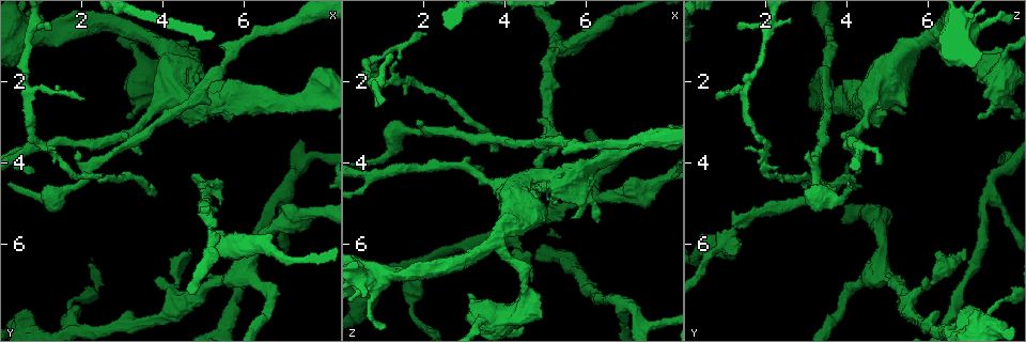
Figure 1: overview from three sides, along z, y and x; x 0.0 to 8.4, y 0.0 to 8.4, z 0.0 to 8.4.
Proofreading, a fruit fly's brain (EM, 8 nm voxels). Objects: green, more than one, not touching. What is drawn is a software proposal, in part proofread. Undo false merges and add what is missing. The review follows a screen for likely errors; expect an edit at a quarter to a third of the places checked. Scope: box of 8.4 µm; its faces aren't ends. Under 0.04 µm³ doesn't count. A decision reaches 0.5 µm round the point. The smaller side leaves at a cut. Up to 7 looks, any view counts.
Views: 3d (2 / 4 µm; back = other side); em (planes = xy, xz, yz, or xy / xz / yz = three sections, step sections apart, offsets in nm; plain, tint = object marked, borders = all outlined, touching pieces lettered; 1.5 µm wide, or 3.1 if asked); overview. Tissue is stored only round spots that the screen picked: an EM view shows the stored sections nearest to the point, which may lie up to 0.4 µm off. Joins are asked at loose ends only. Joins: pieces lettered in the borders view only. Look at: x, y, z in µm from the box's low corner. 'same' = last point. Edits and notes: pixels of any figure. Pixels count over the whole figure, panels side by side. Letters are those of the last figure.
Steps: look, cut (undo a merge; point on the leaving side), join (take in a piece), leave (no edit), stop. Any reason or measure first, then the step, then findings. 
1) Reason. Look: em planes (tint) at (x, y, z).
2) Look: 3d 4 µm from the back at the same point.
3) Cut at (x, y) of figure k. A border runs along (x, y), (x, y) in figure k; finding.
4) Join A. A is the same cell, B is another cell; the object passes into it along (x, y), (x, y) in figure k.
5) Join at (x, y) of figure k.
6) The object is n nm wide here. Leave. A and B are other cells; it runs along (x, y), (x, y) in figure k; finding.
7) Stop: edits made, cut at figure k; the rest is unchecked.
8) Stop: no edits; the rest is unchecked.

Thin neck. Look: 3d 2 µm at (1.80, 7.40, 7.80).

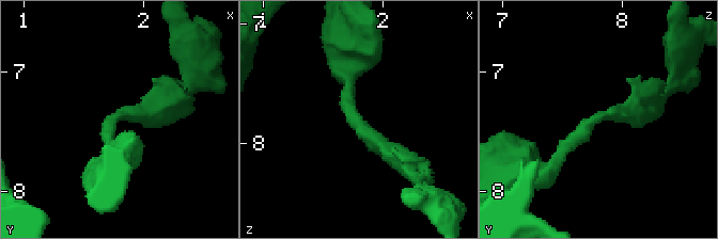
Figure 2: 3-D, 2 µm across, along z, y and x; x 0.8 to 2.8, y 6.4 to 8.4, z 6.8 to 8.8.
Look: em yz step 8 (tint) at (1.82, 7.38, 7.78).

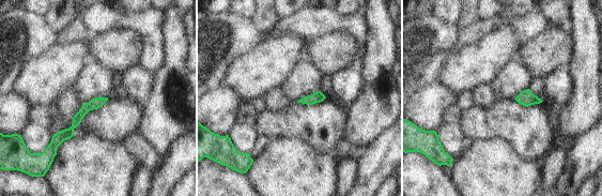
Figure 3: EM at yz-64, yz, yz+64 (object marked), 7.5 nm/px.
Look: em planes (borders) at the same point.

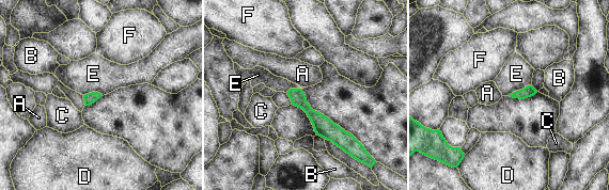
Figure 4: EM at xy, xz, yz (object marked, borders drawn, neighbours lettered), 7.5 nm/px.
Leave. A, B, C, D, E and F are other cells; continuous, no second cell.

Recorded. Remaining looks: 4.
Free end. Look: em planes (borders) at (4.85, 4.50, 4.15).

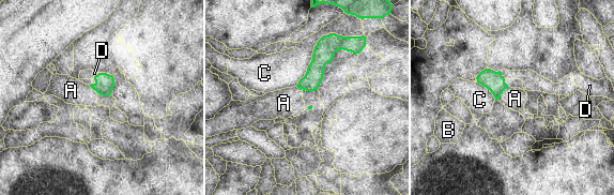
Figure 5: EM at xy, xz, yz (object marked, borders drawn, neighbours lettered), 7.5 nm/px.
The longest contact is with C, 550 nm. Join D. D is the same cell, A, B and C are other cells; the cell continues.

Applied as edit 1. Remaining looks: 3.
See it whole again. Look: overview.

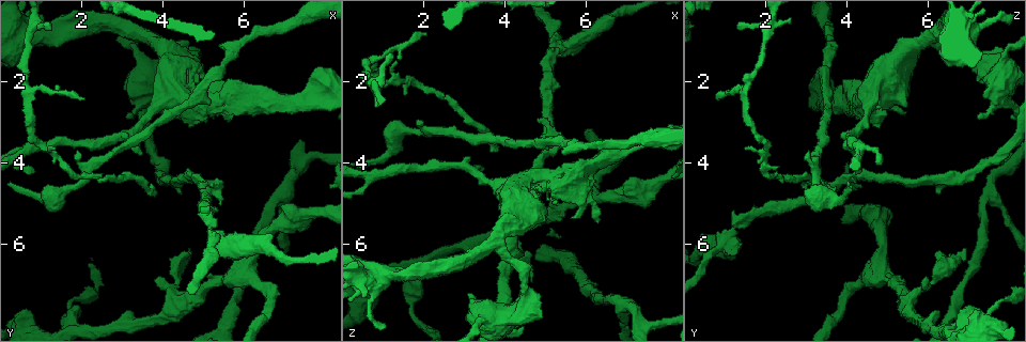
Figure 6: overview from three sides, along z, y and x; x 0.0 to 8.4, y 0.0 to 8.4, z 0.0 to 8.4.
An open end. Look: 3d 4 µm at (7.85, 1.70, 3.30).

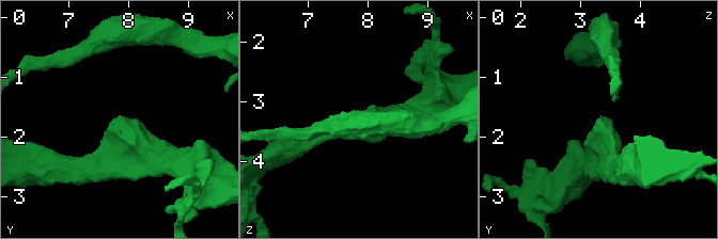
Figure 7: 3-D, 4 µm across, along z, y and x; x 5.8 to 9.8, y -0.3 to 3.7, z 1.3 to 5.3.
Look: em planes (borders) at (7.85, 1.65, 3.35).

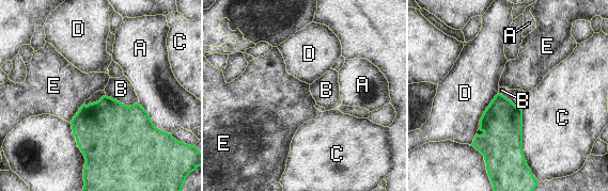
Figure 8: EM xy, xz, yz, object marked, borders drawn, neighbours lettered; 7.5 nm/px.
The object is 240 nm wide here. Leave. A, B, C, D and E are other cells; no lettered piece goes on from it.

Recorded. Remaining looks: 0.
Stop: edits made, join at figure 5; the rest is unchecked.

